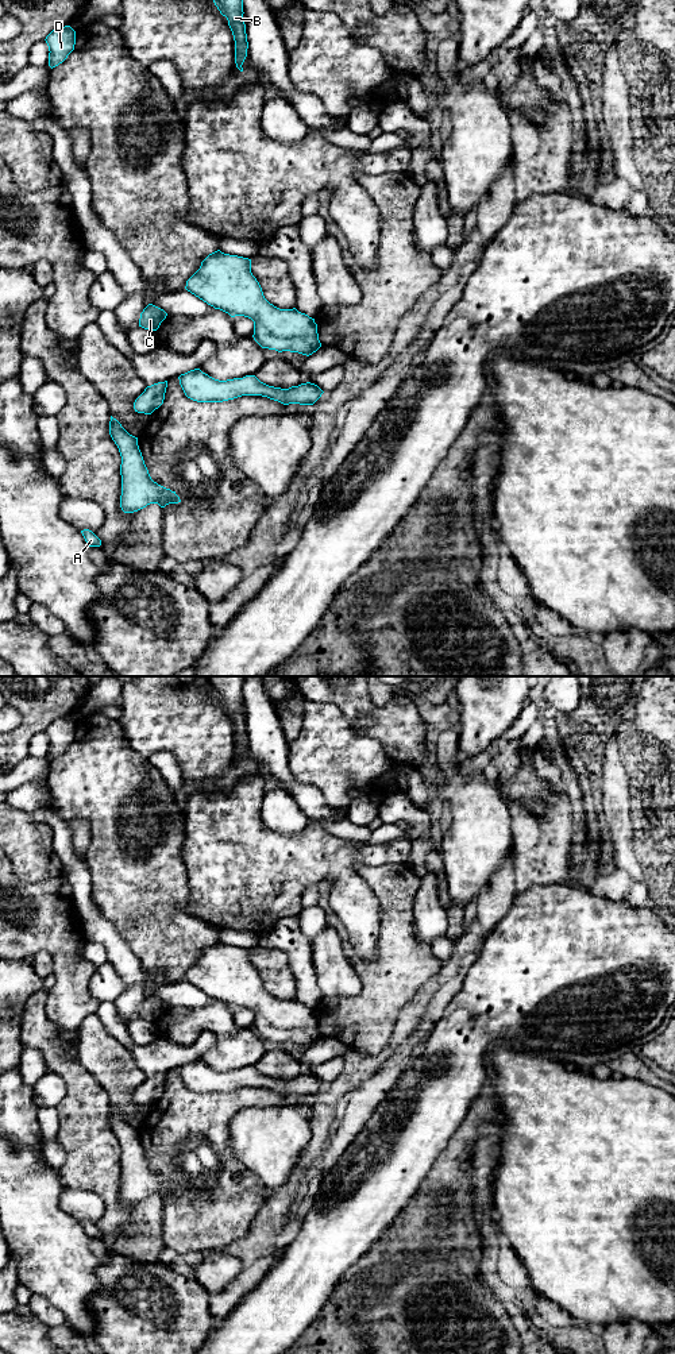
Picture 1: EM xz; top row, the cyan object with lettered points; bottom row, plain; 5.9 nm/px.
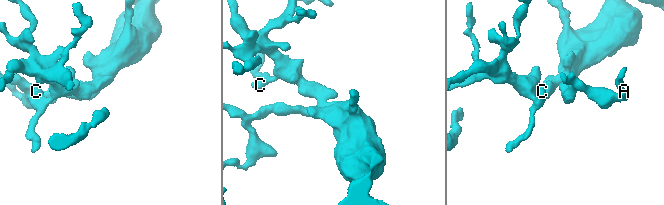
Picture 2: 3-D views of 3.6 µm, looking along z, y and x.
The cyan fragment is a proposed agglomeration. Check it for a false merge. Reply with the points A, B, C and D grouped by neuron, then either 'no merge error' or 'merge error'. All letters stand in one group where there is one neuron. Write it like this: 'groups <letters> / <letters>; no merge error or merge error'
groups A B C D; no merge error

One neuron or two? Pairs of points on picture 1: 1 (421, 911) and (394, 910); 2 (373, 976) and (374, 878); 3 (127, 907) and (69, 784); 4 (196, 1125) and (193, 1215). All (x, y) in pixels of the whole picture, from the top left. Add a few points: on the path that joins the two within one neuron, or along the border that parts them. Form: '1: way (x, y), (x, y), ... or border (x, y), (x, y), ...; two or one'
1: border (420, 880), (413, 901), (413, 926), (420, 942); two
2: way (393, 952), (393, 902); one
3: way (127, 876), (114, 829), (100, 816); one
4: way (196, 1149), (196, 1154), (216, 1187), (216, 1199); one

